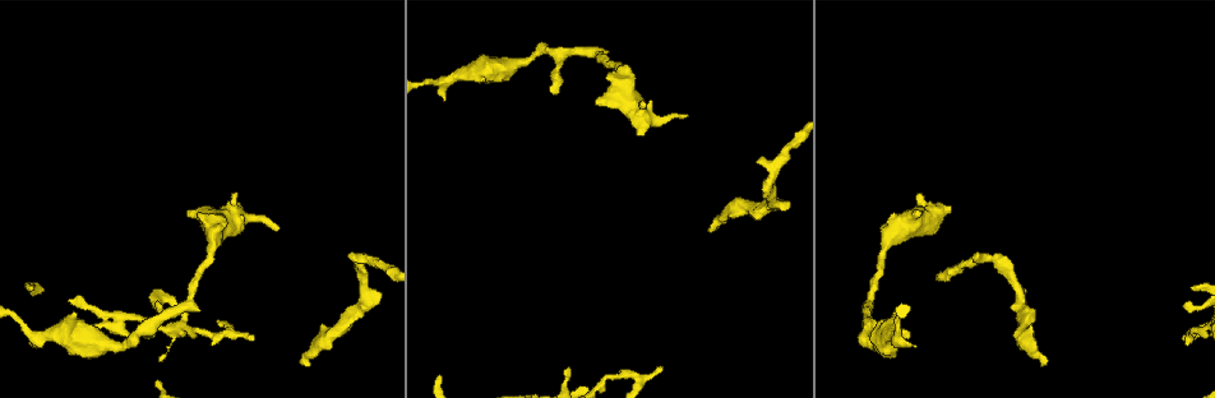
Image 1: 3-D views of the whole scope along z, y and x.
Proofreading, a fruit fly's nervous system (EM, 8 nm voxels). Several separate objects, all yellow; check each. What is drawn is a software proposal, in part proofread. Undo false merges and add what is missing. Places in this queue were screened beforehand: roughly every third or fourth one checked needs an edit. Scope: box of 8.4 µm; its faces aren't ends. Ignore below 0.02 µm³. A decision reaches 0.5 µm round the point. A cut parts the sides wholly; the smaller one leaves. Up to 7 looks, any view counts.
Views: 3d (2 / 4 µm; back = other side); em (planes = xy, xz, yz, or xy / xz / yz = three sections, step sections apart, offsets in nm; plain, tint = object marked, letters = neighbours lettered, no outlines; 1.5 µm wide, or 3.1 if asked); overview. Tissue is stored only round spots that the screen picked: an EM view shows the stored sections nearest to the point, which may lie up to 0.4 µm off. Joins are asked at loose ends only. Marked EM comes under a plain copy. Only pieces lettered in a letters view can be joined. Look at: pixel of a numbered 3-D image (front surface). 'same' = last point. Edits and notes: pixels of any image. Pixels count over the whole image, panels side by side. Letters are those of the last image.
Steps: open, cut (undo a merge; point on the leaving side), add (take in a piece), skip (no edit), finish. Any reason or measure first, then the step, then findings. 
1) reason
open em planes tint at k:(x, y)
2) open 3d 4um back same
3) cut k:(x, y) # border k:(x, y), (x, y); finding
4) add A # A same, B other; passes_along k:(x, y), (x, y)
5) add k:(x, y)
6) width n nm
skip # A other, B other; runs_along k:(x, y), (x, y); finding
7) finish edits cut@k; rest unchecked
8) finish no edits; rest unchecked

abrupt turn
open em yz step 4 letters at 1:(770, 178)

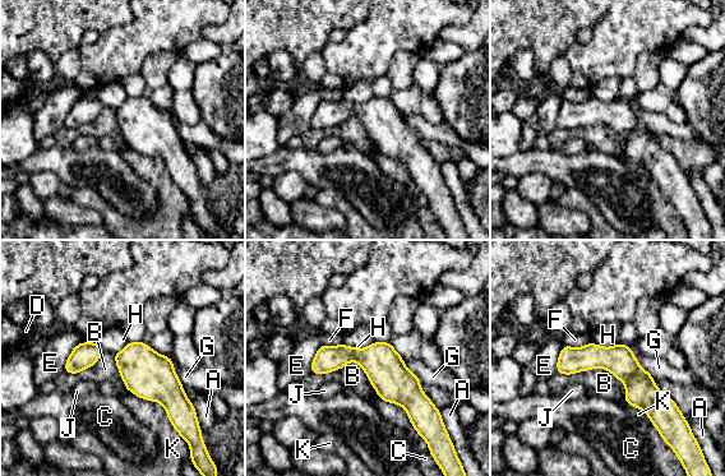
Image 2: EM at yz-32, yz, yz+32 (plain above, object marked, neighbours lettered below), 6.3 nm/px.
width 200 nm
skip # A other, B other, C other, D other, E other, F other, G other, H other, J other, K other; runs_along 2:(564, 350), (614, 359), (669, 414); one cell here

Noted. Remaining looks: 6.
free end
open 3d 2um back at 1:(707, 231)

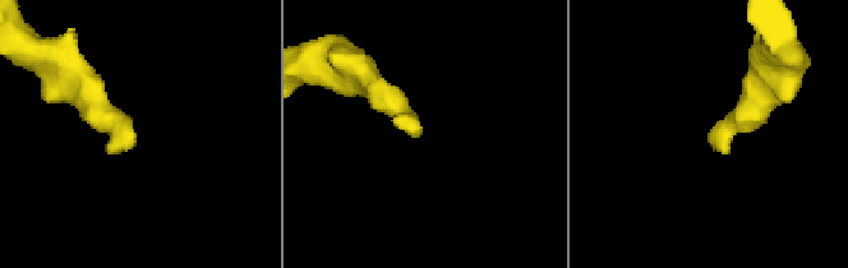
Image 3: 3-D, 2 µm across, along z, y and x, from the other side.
open em yz step 8 letters at 3:(713, 145)

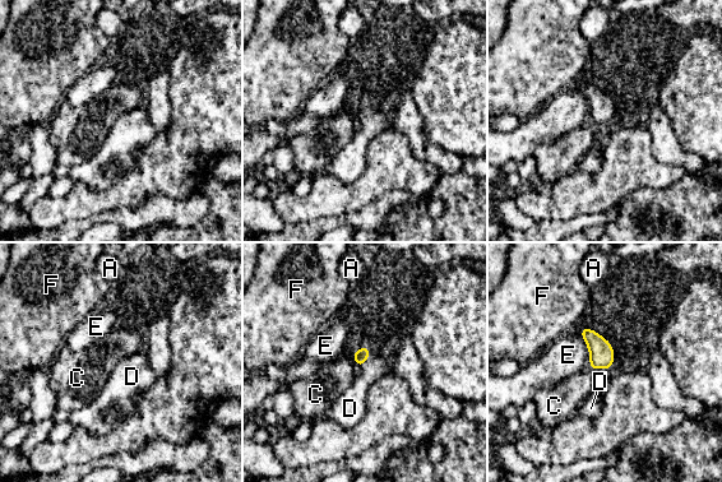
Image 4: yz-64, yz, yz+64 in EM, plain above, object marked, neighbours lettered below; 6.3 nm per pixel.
cut it another way
open em planes letters same

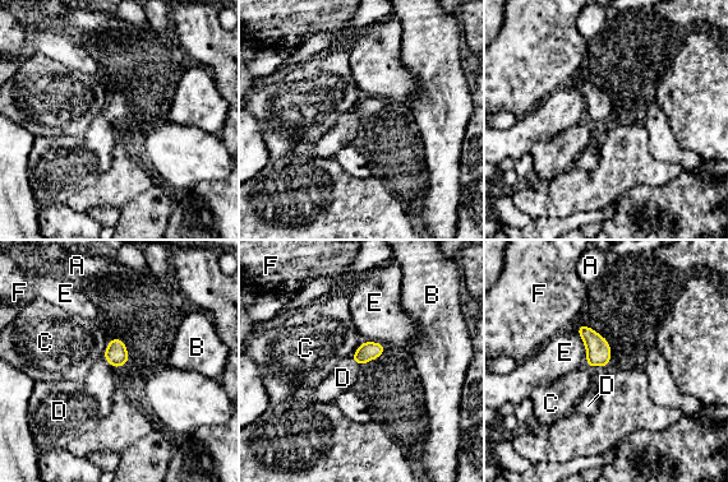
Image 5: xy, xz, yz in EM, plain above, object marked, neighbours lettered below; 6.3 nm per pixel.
width 120 nm
add D # A other, B other, C other, D same, E other, F other; passes_along 5:(367, 351), (355, 361), (342, 378); the cell continues

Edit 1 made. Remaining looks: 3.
thick end
open em xz step 8 tint at 1:(643, 106)

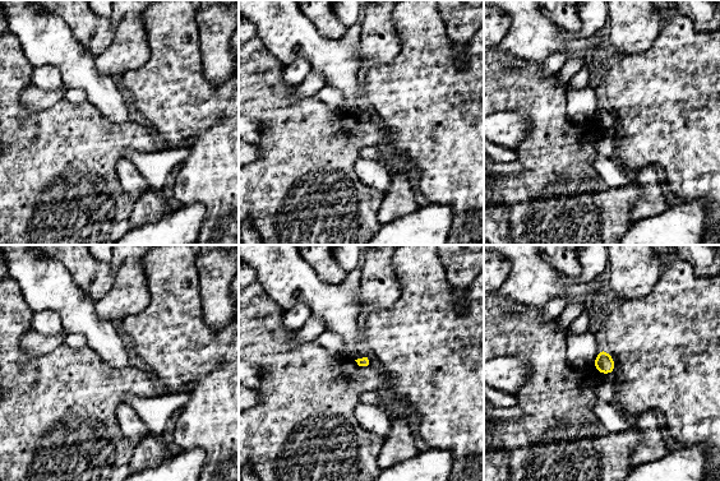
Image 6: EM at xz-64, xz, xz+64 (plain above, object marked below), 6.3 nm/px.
another direction
open em planes letters same

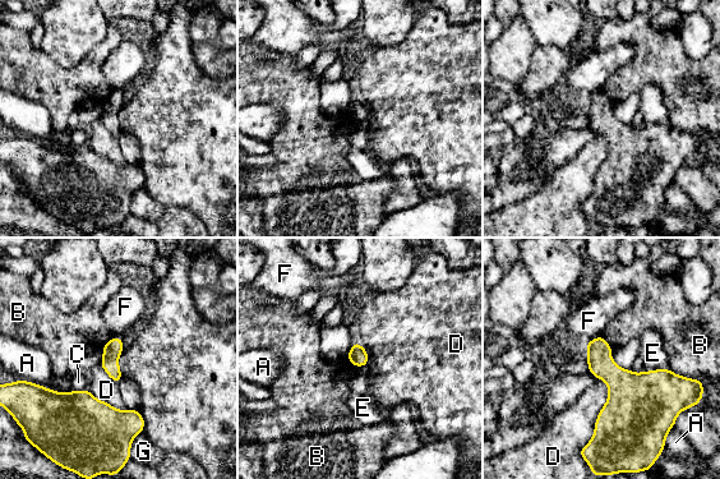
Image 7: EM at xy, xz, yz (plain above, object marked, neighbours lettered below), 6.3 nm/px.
skip # A other, B other, C other, D other, E other, F other, G other; border 7:(598, 377), (608, 399), (582, 446); no lettered piece goes on from it

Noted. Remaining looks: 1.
finish edits add@5; rest unchecked

